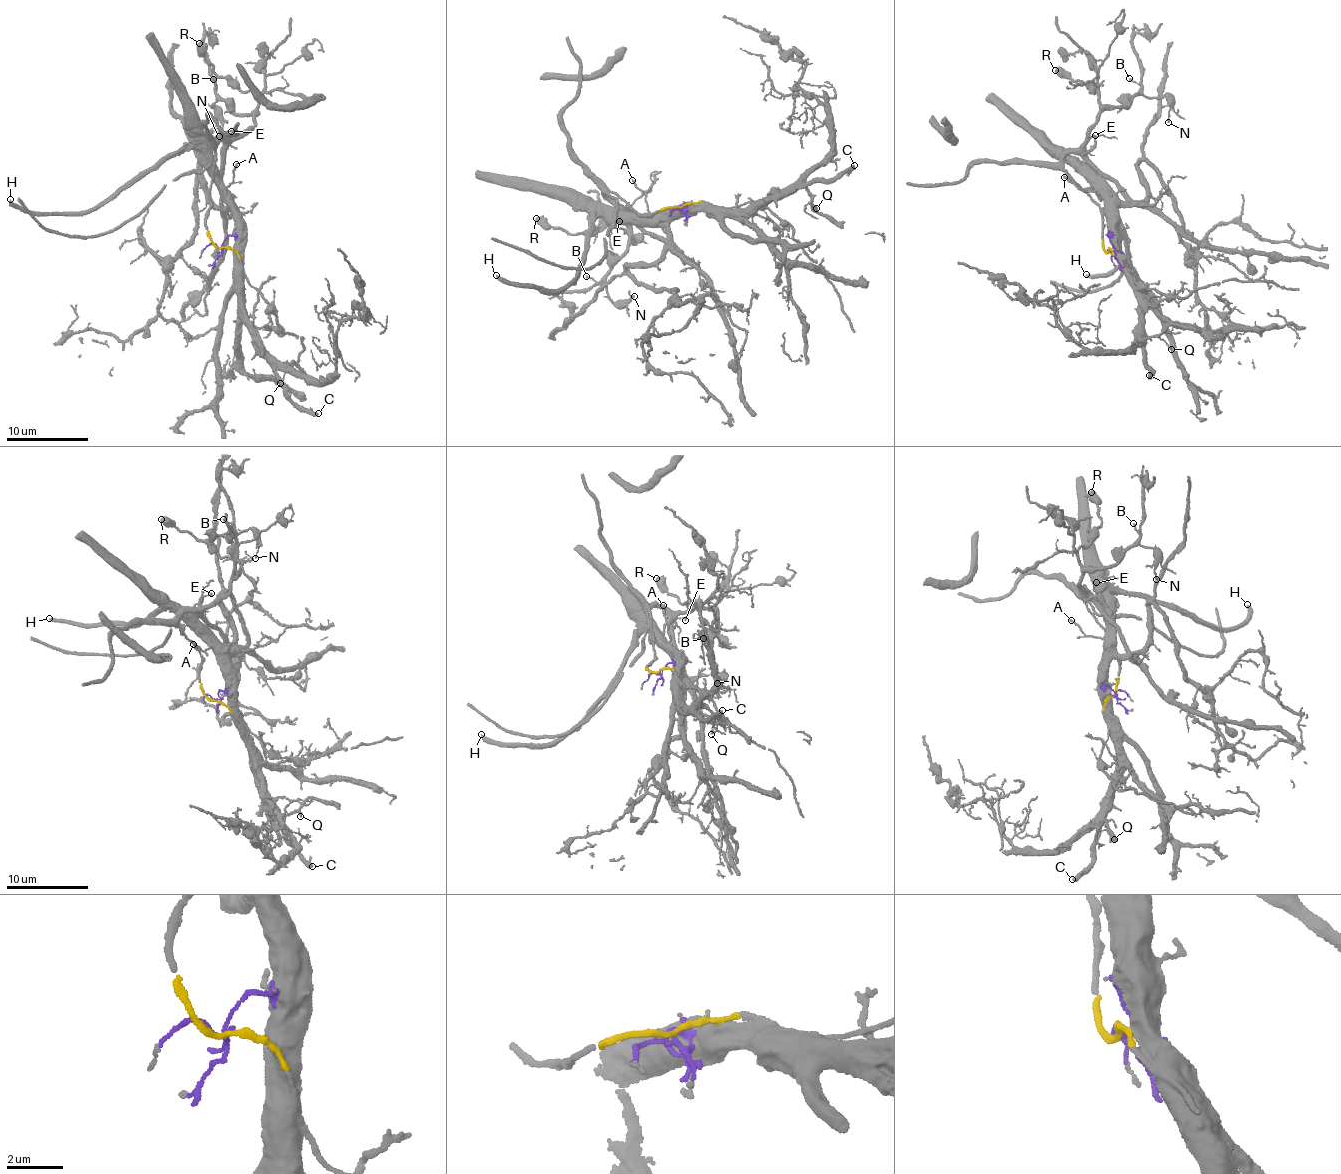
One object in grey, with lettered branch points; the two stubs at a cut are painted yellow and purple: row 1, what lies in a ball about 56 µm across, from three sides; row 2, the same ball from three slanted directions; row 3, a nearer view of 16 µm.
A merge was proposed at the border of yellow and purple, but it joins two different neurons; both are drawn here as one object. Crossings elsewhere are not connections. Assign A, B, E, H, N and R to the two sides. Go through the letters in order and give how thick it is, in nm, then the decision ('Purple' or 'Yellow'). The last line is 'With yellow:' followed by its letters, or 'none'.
A: Thickness 180 nm. Purple
B: Thickness 140 nm. Yellow
E: Thickness 120 nm. Purple
H: Thickness 320 nm. Purple
N: Thickness 130 nm. Yellow
R: Thickness 600 nm. Yellow
With yellow: B, N, R

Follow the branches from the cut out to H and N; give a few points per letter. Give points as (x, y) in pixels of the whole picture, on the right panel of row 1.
H: (1110, 251), (1110, 208), (1083, 168), (1114, 202), (1127, 254), (1125, 260), (1108, 272), (1092, 278), (1086, 275)
N: (1109, 252), (1100, 206), (1064, 159), (1105, 109), (1126, 108), (1137, 94), (1164, 95), (1169, 123)

